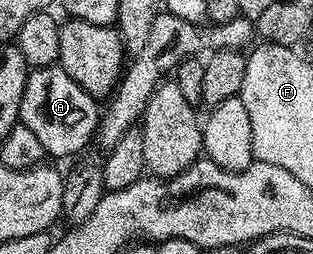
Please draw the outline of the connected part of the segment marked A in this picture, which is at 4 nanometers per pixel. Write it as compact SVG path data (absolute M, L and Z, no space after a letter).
M60 65L30 70L23 89L19 121L35 133L46 156L65 159L77 155L94 138L99 122L99 103L84 91Z

